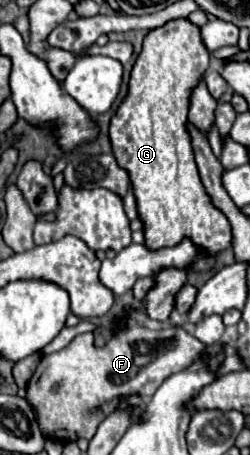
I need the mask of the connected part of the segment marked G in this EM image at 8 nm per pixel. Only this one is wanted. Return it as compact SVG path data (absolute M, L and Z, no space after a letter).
M172 19L162 27L148 31L144 37L142 51L132 67L128 91L110 121L112 153L118 165L128 173L130 187L136 197L138 217L144 225L144 245L150 251L164 247L176 247L184 239L190 239L202 253L218 255L232 243L232 227L226 215L214 207L206 193L192 151L192 135L188 131L188 109L190 97L198 83L204 79L210 65L210 53L202 41L200 27L188 19Z

